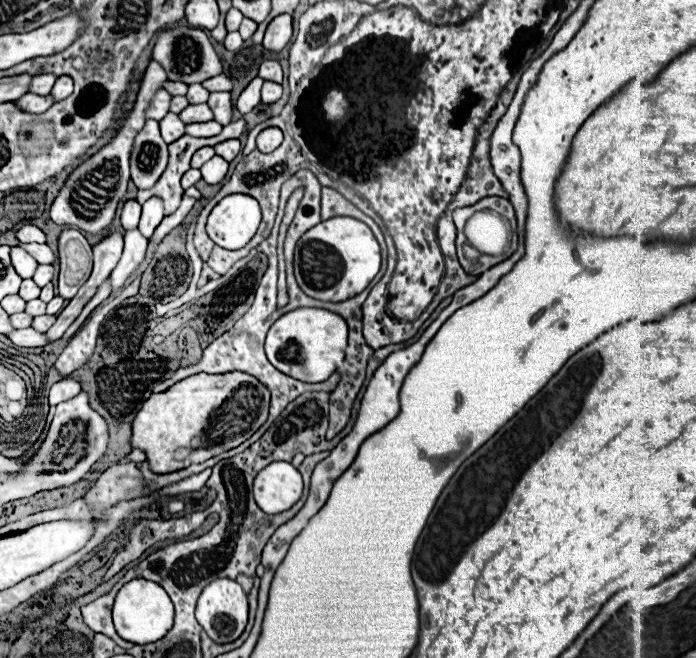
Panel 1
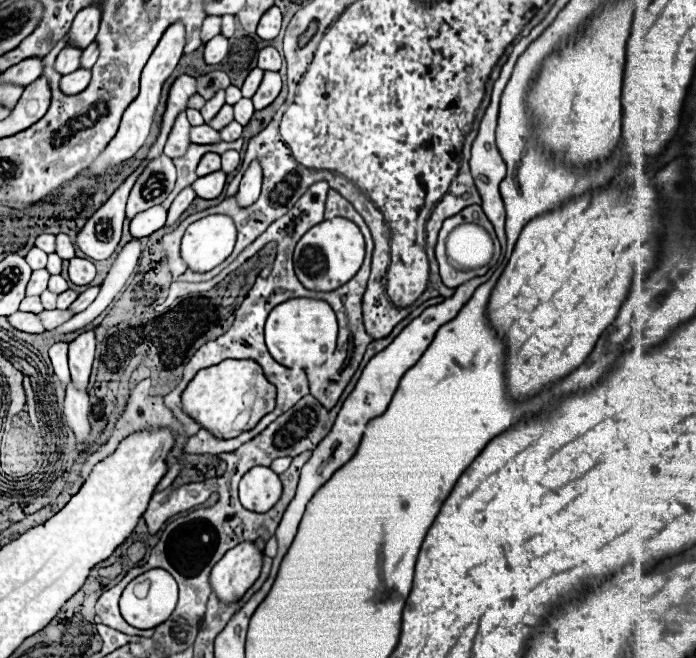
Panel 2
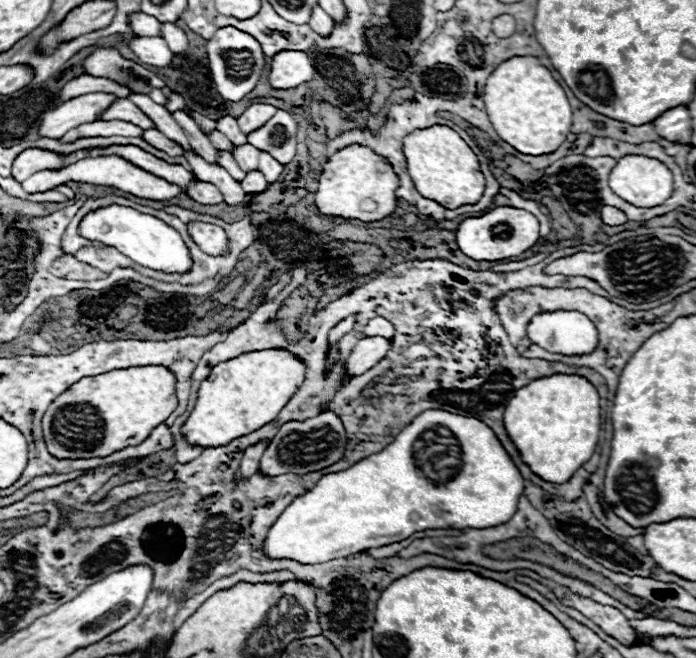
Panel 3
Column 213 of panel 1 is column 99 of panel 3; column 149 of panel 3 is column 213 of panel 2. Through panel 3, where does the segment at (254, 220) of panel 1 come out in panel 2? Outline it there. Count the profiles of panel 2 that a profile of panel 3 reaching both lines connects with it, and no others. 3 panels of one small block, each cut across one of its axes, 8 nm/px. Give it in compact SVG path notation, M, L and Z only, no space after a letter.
M212 214L188 226L180 254L194 272L208 272L224 262L236 244L236 224L226 214Z

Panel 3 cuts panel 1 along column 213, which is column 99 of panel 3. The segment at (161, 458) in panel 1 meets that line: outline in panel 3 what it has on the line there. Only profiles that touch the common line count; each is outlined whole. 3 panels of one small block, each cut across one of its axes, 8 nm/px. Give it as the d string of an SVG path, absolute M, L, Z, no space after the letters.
M136 366L136 368L122 368L112 370L98 376L86 376L72 384L64 394L60 394L46 410L42 418L44 442L48 452L60 460L76 460L76 458L104 458L122 450L126 446L136 446L144 442L150 432L160 426L178 406L176 400L176 378L164 366Z

